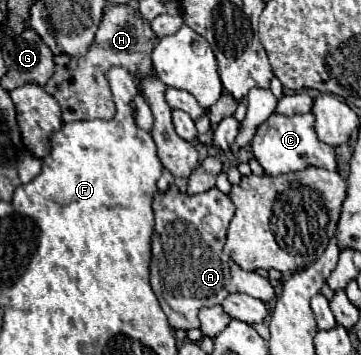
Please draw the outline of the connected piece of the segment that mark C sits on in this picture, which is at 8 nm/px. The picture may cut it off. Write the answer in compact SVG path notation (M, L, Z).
M273 112L263 124L257 126L255 136L251 140L251 150L253 150L253 156L257 158L257 162L265 168L265 174L281 176L281 174L305 170L309 166L337 170L335 148L317 138L313 124L315 124L315 116L311 112L293 114L293 116L283 116L283 114Z

